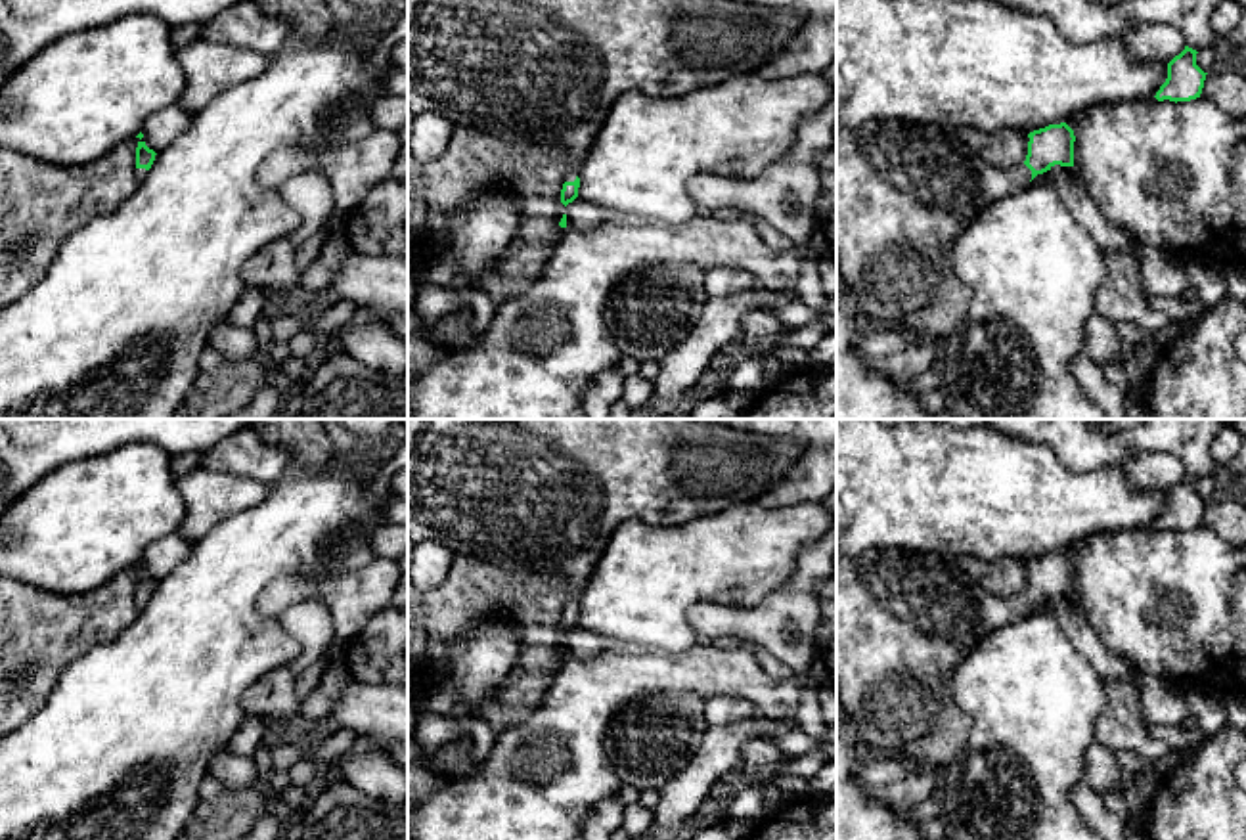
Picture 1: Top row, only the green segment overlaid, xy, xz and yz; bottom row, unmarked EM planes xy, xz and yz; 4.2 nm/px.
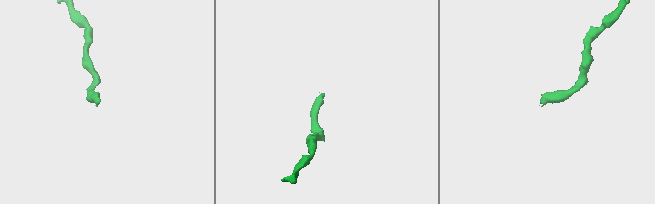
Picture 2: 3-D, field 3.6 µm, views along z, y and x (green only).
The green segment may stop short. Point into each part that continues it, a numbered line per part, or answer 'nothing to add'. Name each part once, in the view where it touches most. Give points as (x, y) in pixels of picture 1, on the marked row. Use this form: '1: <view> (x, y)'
1: yz (904, 192)

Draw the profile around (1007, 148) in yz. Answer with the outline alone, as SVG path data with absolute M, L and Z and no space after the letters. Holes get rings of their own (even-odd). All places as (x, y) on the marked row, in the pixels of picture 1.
M965 126L951 132L991 166L1009 170L1024 165L1026 161L1030 138L1020 130L1003 128L988 134L978 128Z

